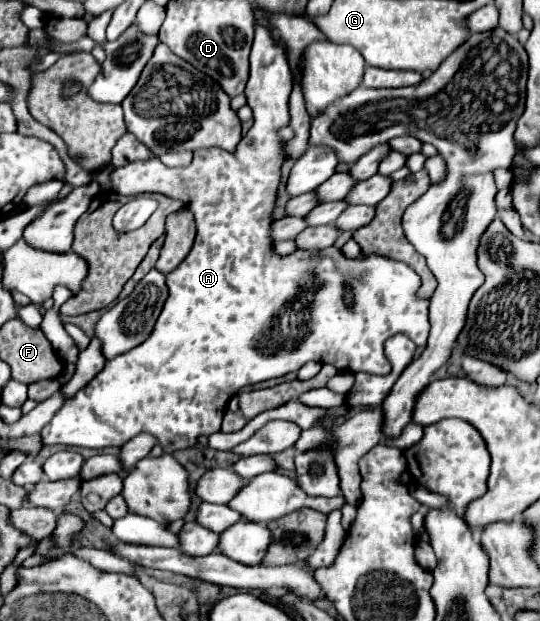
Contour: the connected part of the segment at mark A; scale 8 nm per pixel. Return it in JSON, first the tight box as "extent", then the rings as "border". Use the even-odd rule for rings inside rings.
{"extent":[40,25,430,453],"border":[[[256,25],[256,37],[254,37],[252,53],[250,53],[250,79],[248,79],[248,85],[246,85],[248,105],[254,111],[254,125],[244,135],[244,139],[238,143],[238,149],[234,153],[228,153],[228,151],[218,149],[218,147],[198,149],[198,151],[194,151],[192,163],[188,167],[182,167],[182,169],[166,167],[160,159],[148,159],[148,161],[128,163],[128,165],[124,165],[120,169],[114,169],[110,173],[110,189],[116,191],[118,195],[130,197],[130,195],[140,195],[140,193],[162,193],[166,197],[174,197],[174,199],[182,201],[194,213],[198,233],[196,233],[196,241],[194,241],[194,247],[188,253],[188,257],[172,273],[168,273],[168,277],[166,277],[170,295],[166,299],[166,305],[164,305],[164,309],[162,309],[150,337],[142,345],[130,349],[128,353],[122,353],[122,355],[110,359],[106,363],[106,367],[88,383],[86,391],[80,389],[74,397],[70,397],[64,403],[64,407],[54,415],[54,419],[40,431],[42,445],[72,445],[72,447],[104,449],[104,447],[122,447],[126,441],[130,441],[138,433],[154,433],[166,453],[172,453],[172,451],[178,451],[178,449],[188,449],[188,447],[194,447],[198,443],[200,435],[212,435],[212,433],[220,431],[228,399],[232,395],[236,395],[246,385],[254,385],[254,383],[260,383],[260,381],[268,381],[268,379],[282,377],[282,375],[292,373],[292,371],[298,371],[308,361],[330,363],[336,369],[344,369],[344,371],[350,369],[352,373],[364,371],[364,373],[374,373],[374,375],[388,375],[390,373],[390,361],[384,355],[384,343],[386,343],[388,337],[392,337],[396,333],[402,333],[402,335],[408,335],[416,345],[420,345],[420,347],[426,345],[428,331],[430,331],[430,323],[428,323],[430,299],[418,299],[416,291],[422,285],[422,281],[420,281],[420,275],[414,269],[410,269],[406,263],[396,261],[396,259],[388,259],[388,257],[382,257],[382,255],[366,255],[366,257],[360,257],[360,259],[348,259],[348,257],[344,257],[342,249],[338,249],[338,247],[330,247],[330,249],[322,249],[322,251],[294,251],[290,255],[278,255],[274,251],[274,245],[271,241],[272,211],[274,211],[274,203],[276,203],[278,183],[280,183],[280,177],[282,177],[280,169],[282,169],[282,163],[286,159],[286,153],[282,153],[284,151],[282,143],[284,141],[280,139],[278,129],[282,129],[282,127],[286,127],[290,123],[290,113],[288,113],[290,93],[292,93],[292,75],[290,75],[290,67],[288,67],[288,61],[286,61],[286,51],[274,43],[268,29]],[[344,285],[348,285],[350,291],[352,291],[352,297],[354,297],[352,305],[344,303]],[[282,315],[286,317],[288,327],[282,329],[282,333],[278,333],[276,331],[278,329],[276,319],[282,317]]]}

